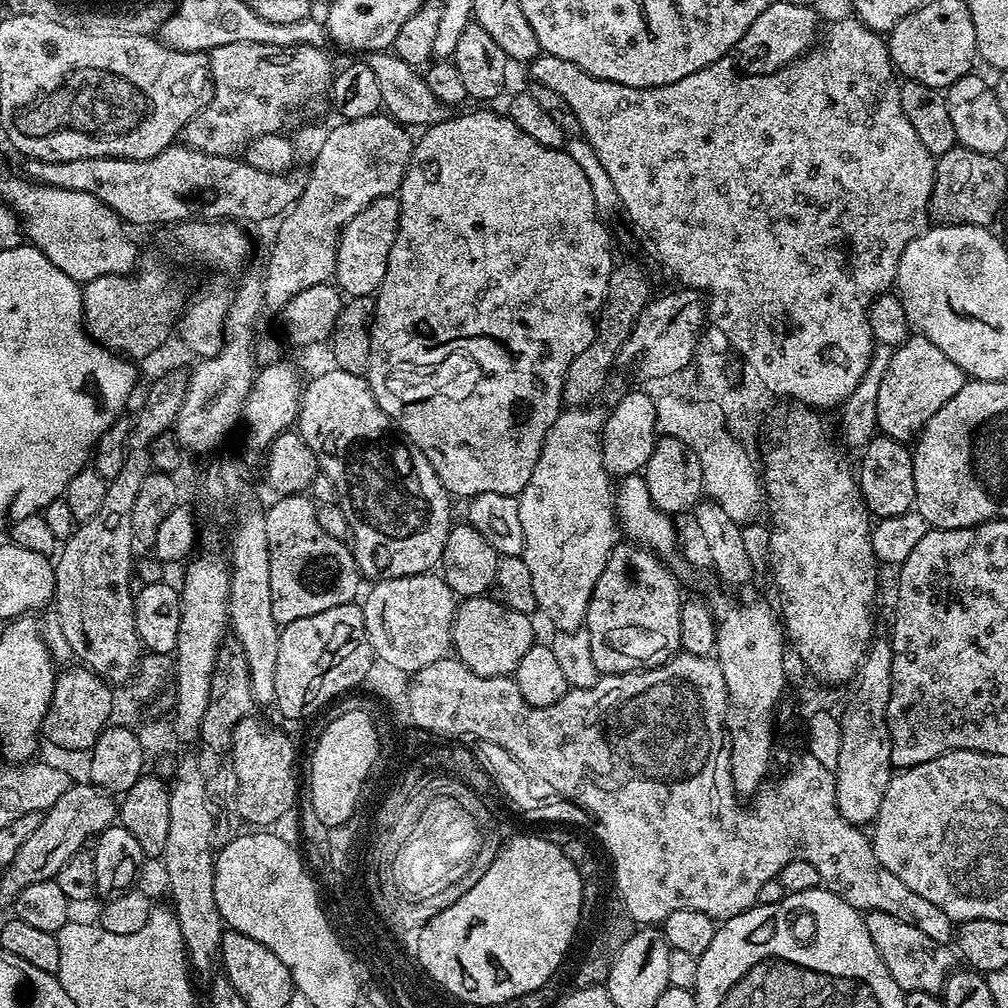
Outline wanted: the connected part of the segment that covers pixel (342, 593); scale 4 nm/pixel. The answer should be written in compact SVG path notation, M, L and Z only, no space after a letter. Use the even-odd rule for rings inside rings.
M307 495L282 496L273 501L264 512L264 521L270 546L270 594L277 625L353 603L362 577L356 571L351 547L318 526L316 504Z

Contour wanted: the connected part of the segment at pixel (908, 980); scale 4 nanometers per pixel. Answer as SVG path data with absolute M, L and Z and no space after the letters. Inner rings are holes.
M869 911L864 916L864 921L886 970L890 970L894 982L898 982L900 988L905 992L934 993L939 993L943 989L949 969L953 967L951 960L953 949L949 945L934 942L934 938L926 938L922 930L885 912Z

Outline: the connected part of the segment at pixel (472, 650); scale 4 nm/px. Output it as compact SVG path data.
M488 594L461 599L452 623L455 659L462 661L479 676L512 676L526 650L537 643L532 619L529 613L510 610Z

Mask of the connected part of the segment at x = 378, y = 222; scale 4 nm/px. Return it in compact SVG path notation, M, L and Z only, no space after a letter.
M395 195L379 196L357 216L343 224L336 242L334 283L345 297L372 296L384 277L386 244L380 239L391 237L400 217L400 202Z

